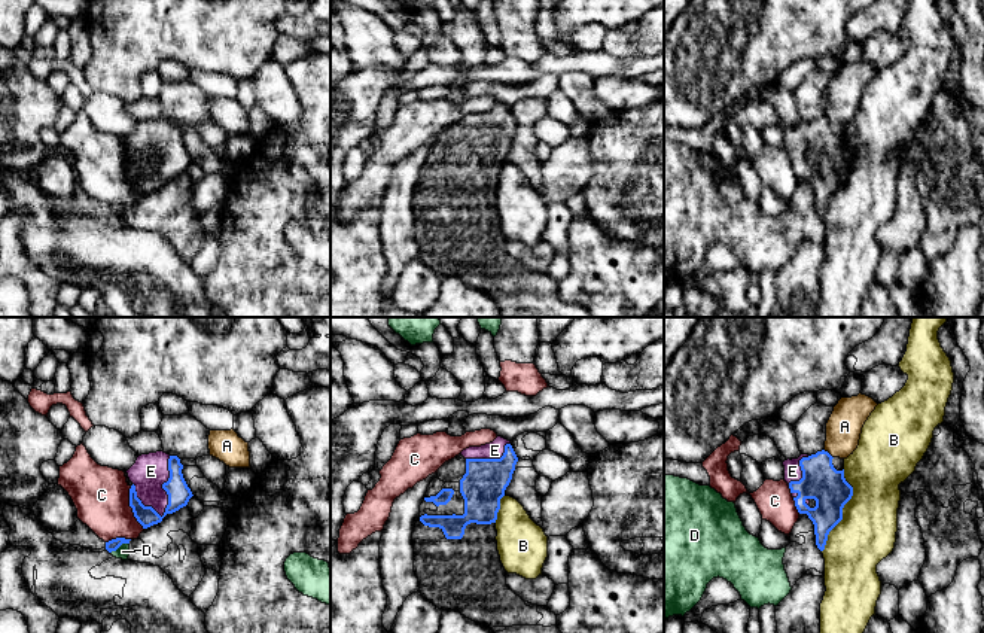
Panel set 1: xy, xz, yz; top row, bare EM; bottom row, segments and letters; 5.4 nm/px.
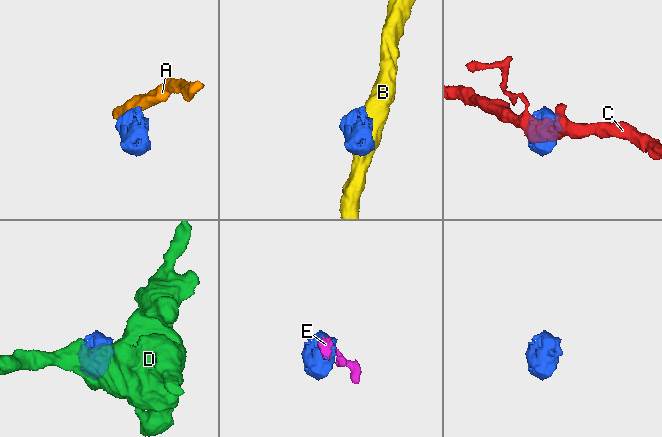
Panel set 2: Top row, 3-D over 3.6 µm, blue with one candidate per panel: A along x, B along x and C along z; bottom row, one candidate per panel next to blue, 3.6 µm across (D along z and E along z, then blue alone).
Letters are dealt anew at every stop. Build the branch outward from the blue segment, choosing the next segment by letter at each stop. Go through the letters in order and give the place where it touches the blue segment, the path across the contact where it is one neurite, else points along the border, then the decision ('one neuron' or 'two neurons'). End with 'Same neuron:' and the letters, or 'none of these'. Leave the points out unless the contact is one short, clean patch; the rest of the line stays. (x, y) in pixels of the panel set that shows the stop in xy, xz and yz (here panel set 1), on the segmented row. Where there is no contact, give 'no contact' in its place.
A: contact yz (828, 453); border yz (823, 450), (832, 457); two neurons
B: contact yz (841, 511); two neurons
C: contact xy (131, 507); two neurons
D: contact xy (119, 545); border xy (128, 542), (124, 542), (110, 553); two neurons
E: contact xy (163, 487); way xy (179, 493), (170, 493), (163, 487), (151, 471); one neuron
Same neuron: E

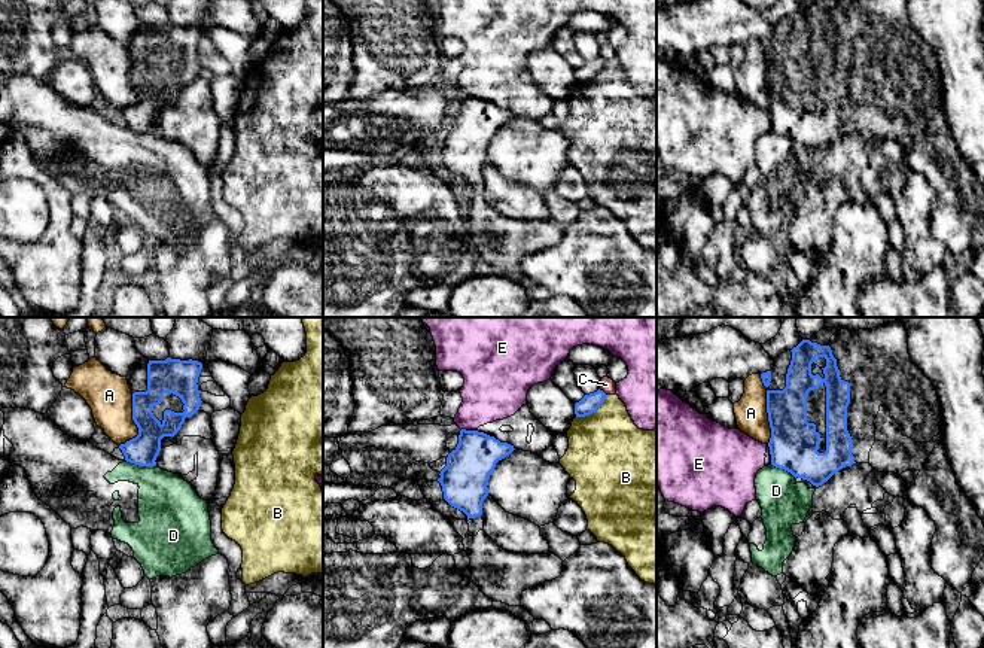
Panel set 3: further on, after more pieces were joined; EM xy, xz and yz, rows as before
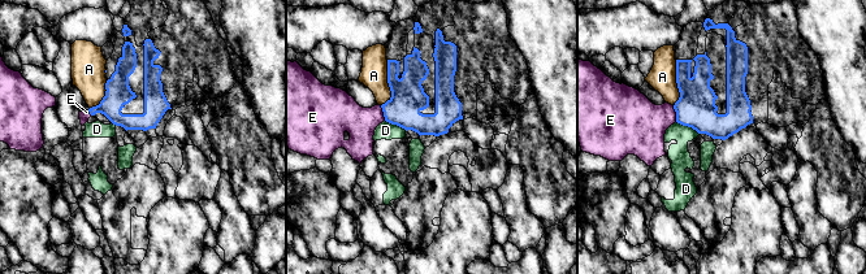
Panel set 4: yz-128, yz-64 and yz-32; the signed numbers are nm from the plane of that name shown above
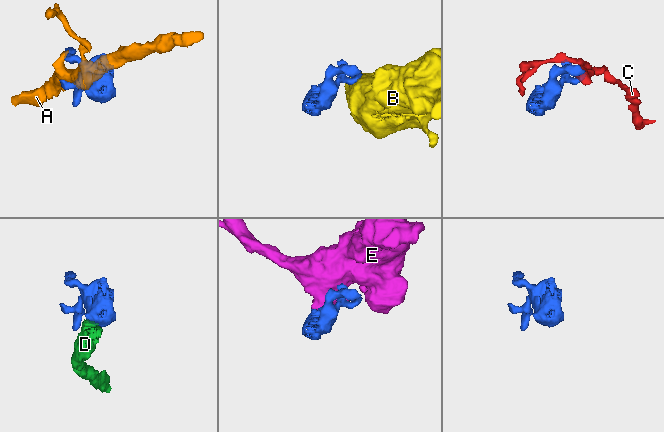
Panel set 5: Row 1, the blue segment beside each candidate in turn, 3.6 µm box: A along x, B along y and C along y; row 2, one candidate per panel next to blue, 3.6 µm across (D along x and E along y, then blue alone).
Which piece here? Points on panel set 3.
A: contact xy (134, 422); two neurons
B: contact xz (593, 411); border xz (608, 395), (594, 411), (576, 417); two neurons
C: contact xz (603, 392); border xz (599, 389), (606, 395); two neurons
D: contact xy (140, 465); border xy (125, 459), (139, 465), (154, 467); two neurons
E: contact xz (469, 431); border xz (462, 428), (475, 431); two neurons
Same neuron: none of these

